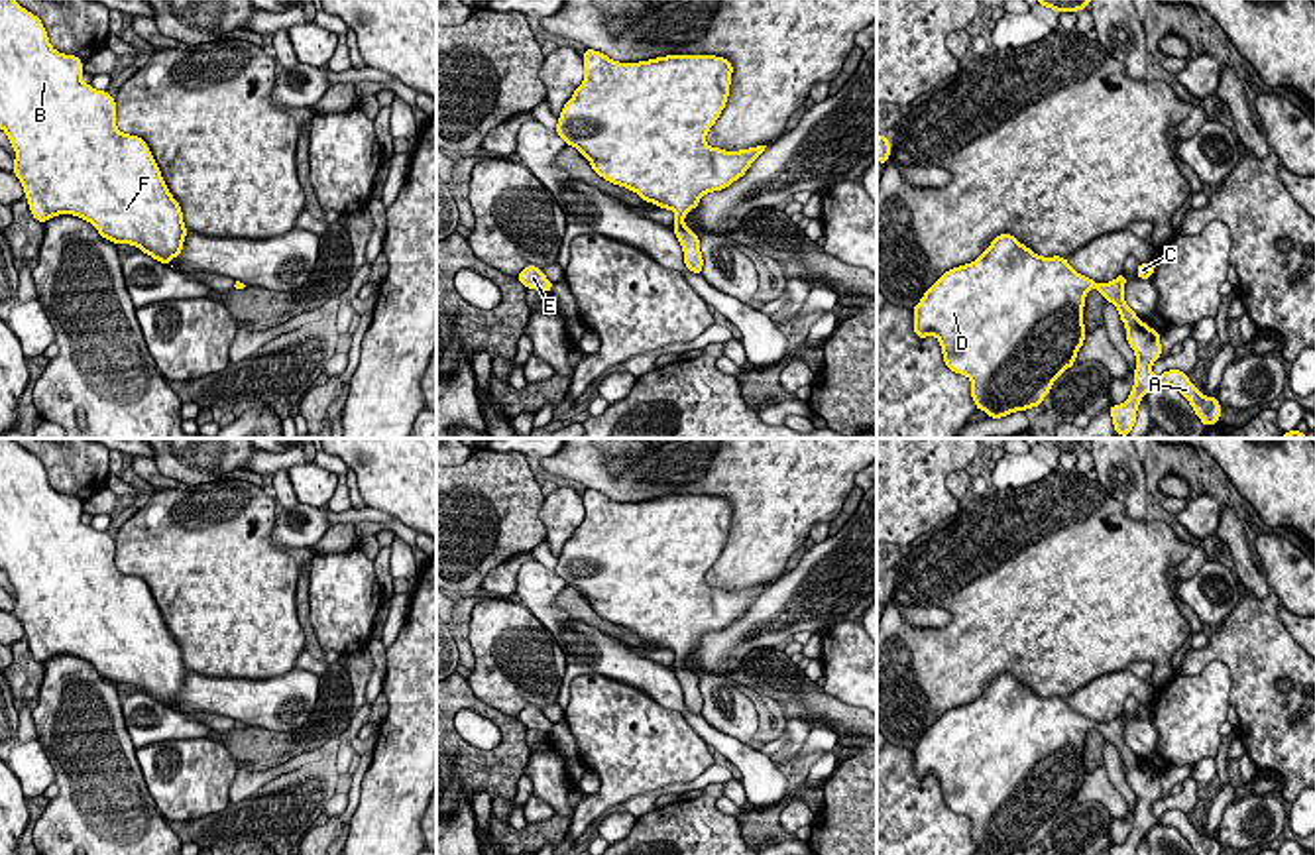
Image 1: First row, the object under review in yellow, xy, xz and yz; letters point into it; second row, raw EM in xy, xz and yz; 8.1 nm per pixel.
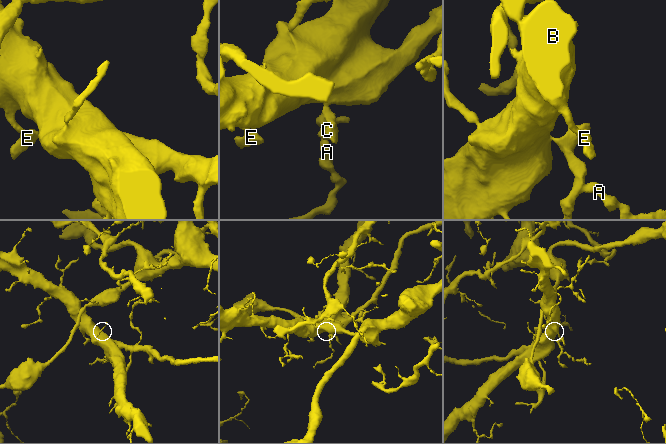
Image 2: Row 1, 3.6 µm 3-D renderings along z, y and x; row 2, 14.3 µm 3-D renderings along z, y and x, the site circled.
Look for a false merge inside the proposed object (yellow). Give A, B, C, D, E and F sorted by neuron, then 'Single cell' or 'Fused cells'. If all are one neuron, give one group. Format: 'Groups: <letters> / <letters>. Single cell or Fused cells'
Groups: A B C D E F. Single cell

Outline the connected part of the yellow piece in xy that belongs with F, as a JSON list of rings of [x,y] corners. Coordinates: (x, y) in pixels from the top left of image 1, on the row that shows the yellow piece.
[[[0,0],[0,128],[16,149],[14,175],[22,181],[33,218],[79,216],[112,244],[138,246],[171,265],[189,232],[181,206],[147,143],[116,128],[114,98],[85,85],[81,75],[83,61],[55,51],[37,16],[14,0]]]

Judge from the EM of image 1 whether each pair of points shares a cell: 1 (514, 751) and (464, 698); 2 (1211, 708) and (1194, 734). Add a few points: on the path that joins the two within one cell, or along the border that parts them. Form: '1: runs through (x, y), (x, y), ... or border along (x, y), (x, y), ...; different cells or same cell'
1: runs through (514, 736), (494, 714), (480, 708); same cell
2: runs through (1205, 714), (1194, 728); same cell

